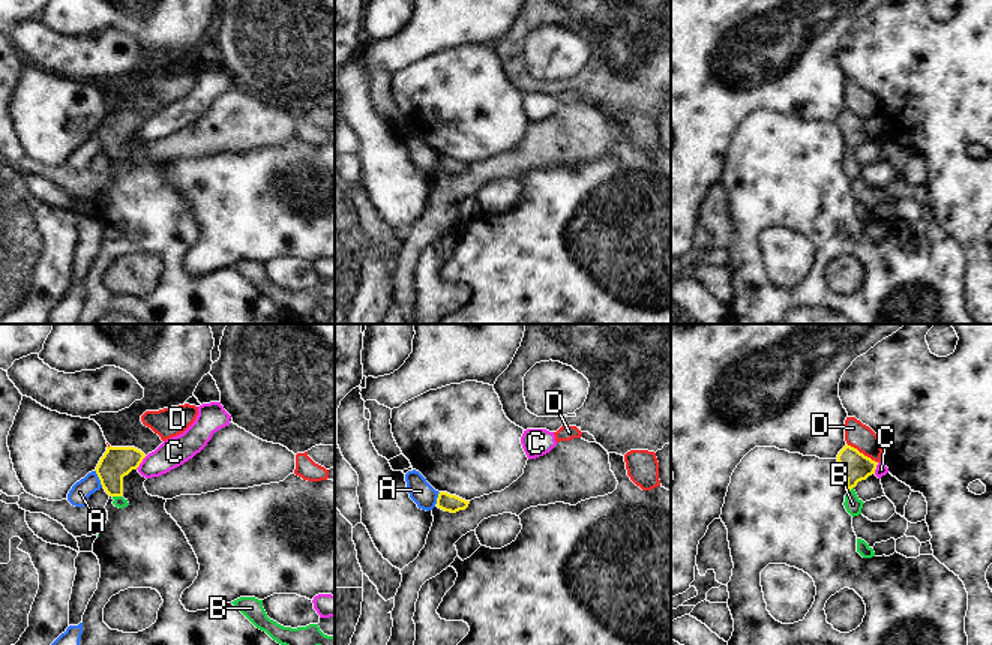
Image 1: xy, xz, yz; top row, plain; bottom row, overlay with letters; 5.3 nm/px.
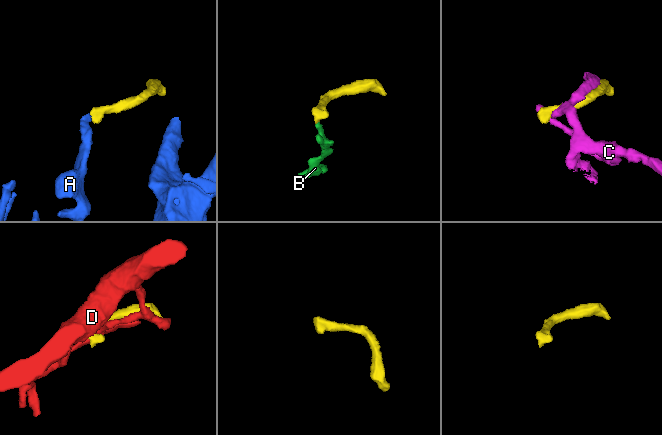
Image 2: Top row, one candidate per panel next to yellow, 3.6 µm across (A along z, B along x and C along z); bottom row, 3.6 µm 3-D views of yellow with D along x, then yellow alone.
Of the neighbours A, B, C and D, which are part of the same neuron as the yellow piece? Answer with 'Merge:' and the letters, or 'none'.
Merge: B.

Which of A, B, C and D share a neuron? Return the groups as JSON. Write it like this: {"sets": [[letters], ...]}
{"sets": [["A"], ["B"], ["C"], ["D"]]}

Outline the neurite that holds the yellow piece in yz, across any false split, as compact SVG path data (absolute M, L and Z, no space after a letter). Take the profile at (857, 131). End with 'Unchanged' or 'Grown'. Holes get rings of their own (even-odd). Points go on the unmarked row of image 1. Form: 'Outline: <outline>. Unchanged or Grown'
Outline: M848 108L839 116L836 123L840 128L846 142L846 159L843 170L852 182L858 180L861 178L864 166L857 160L854 152L858 146L875 138L878 126Z. Grown.

